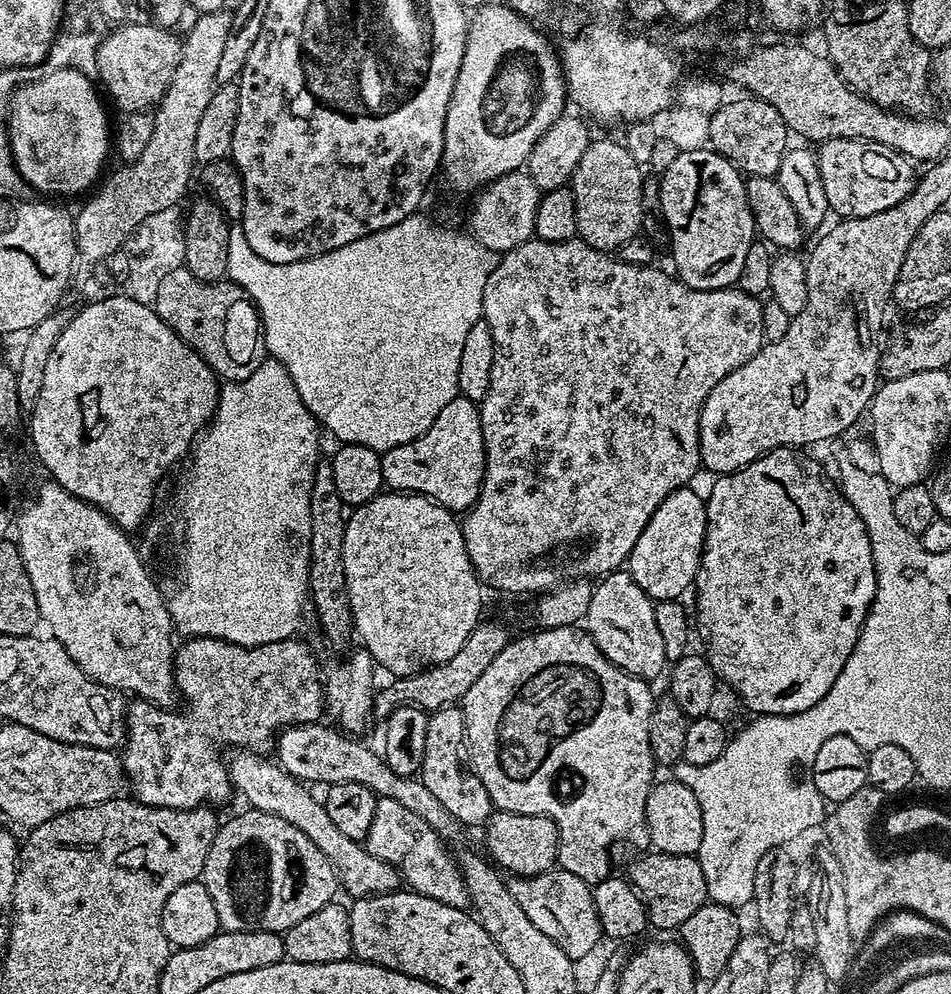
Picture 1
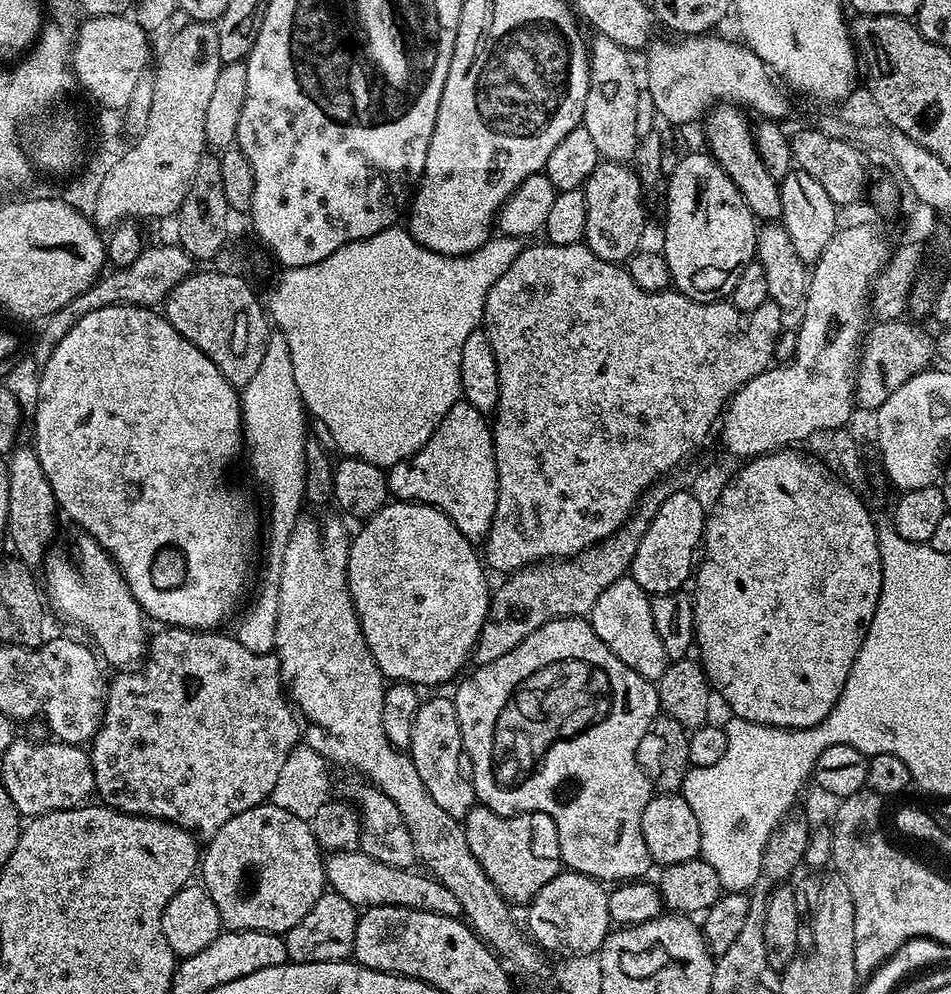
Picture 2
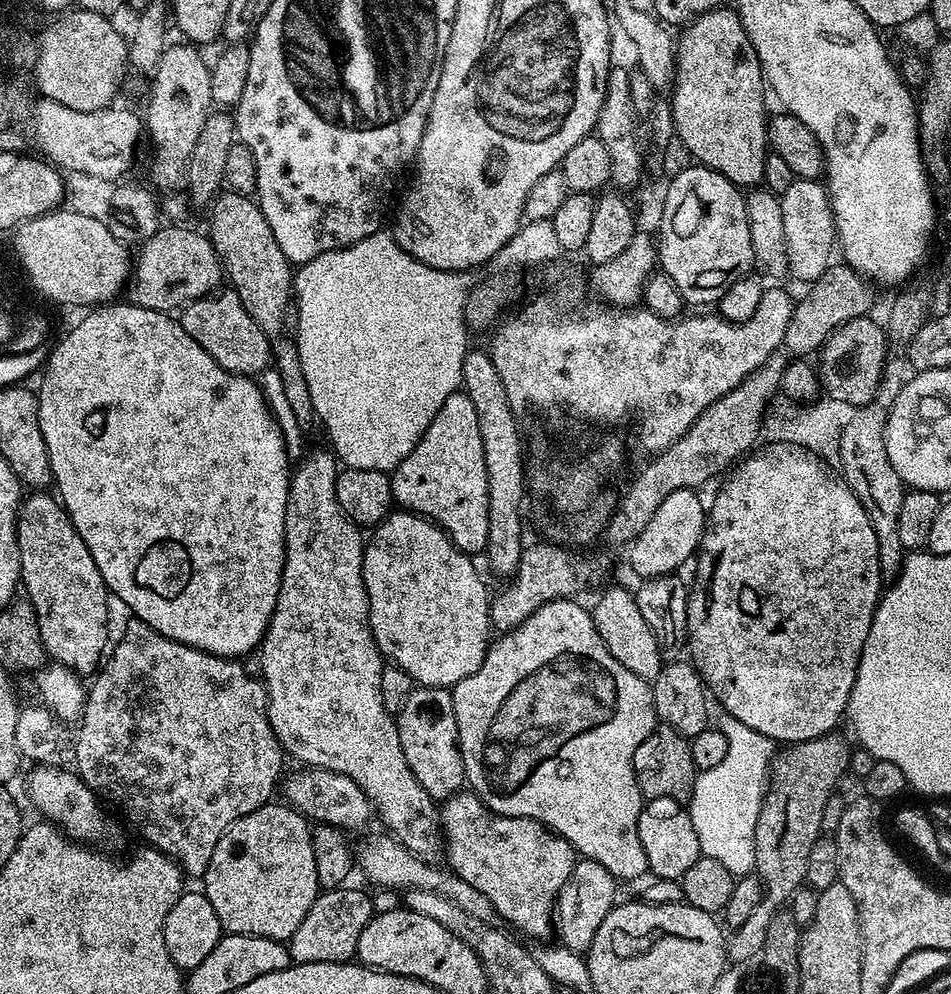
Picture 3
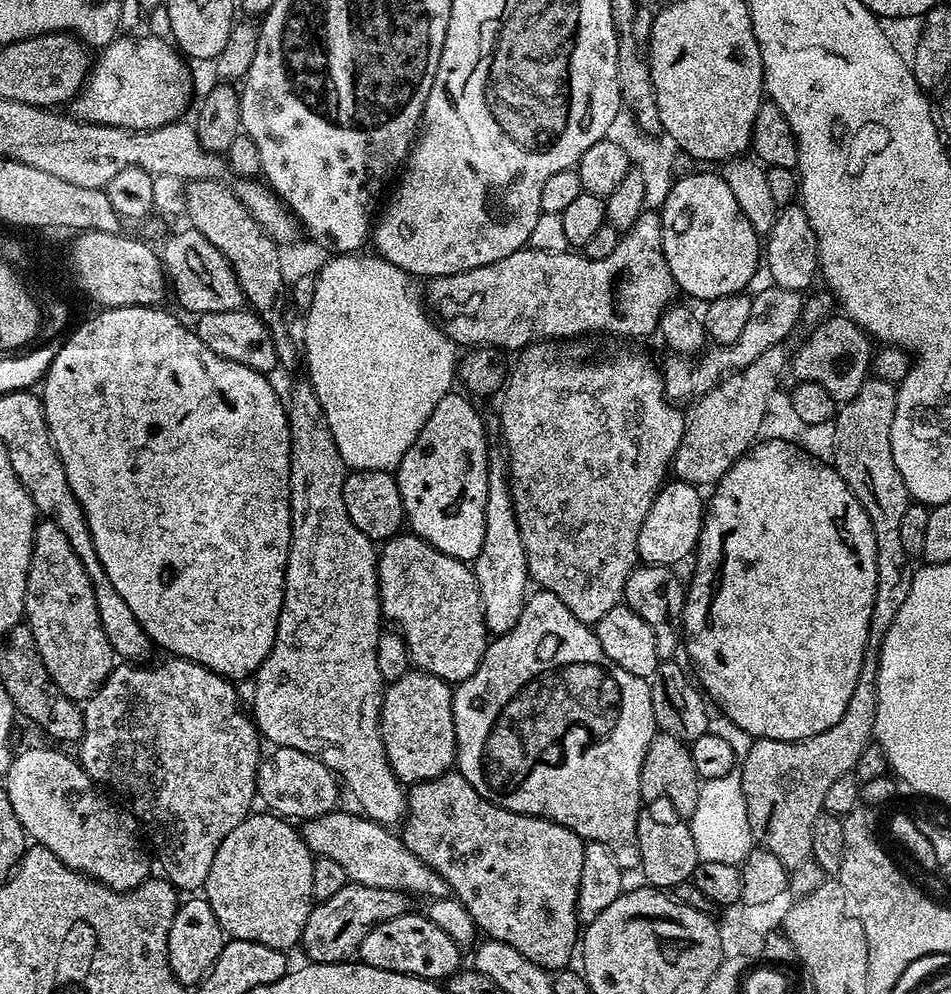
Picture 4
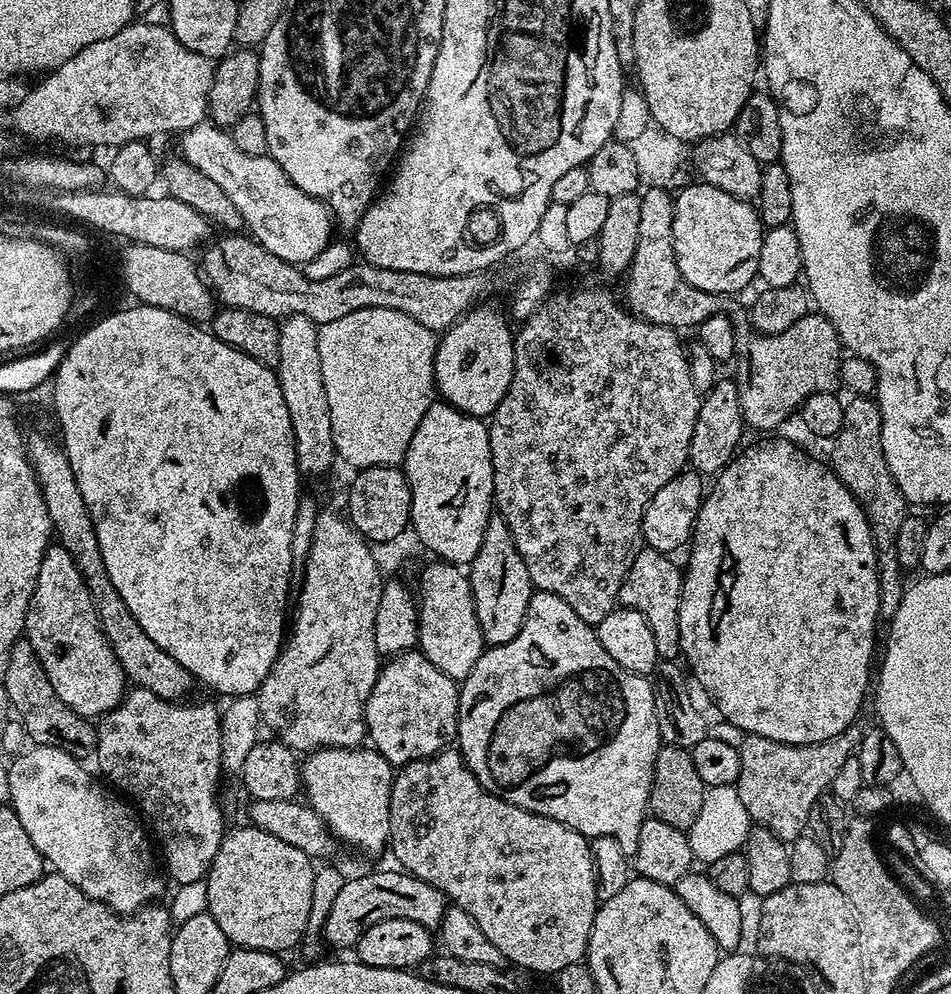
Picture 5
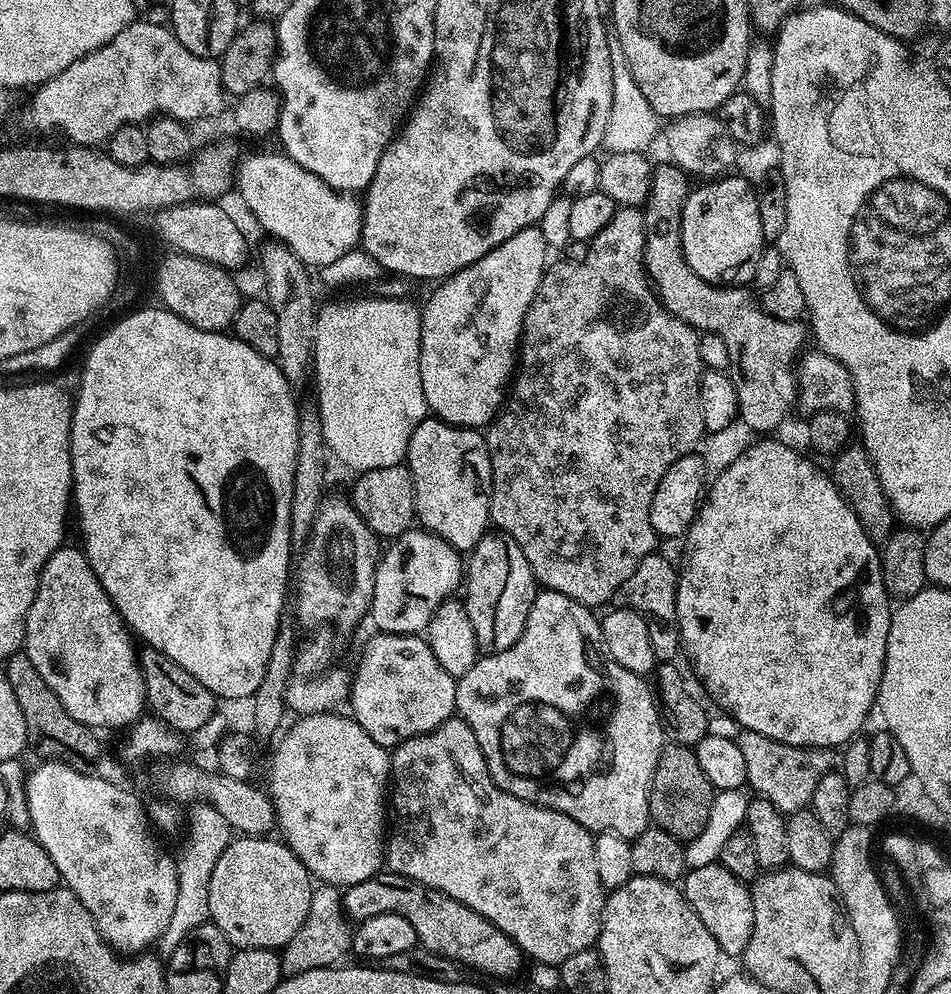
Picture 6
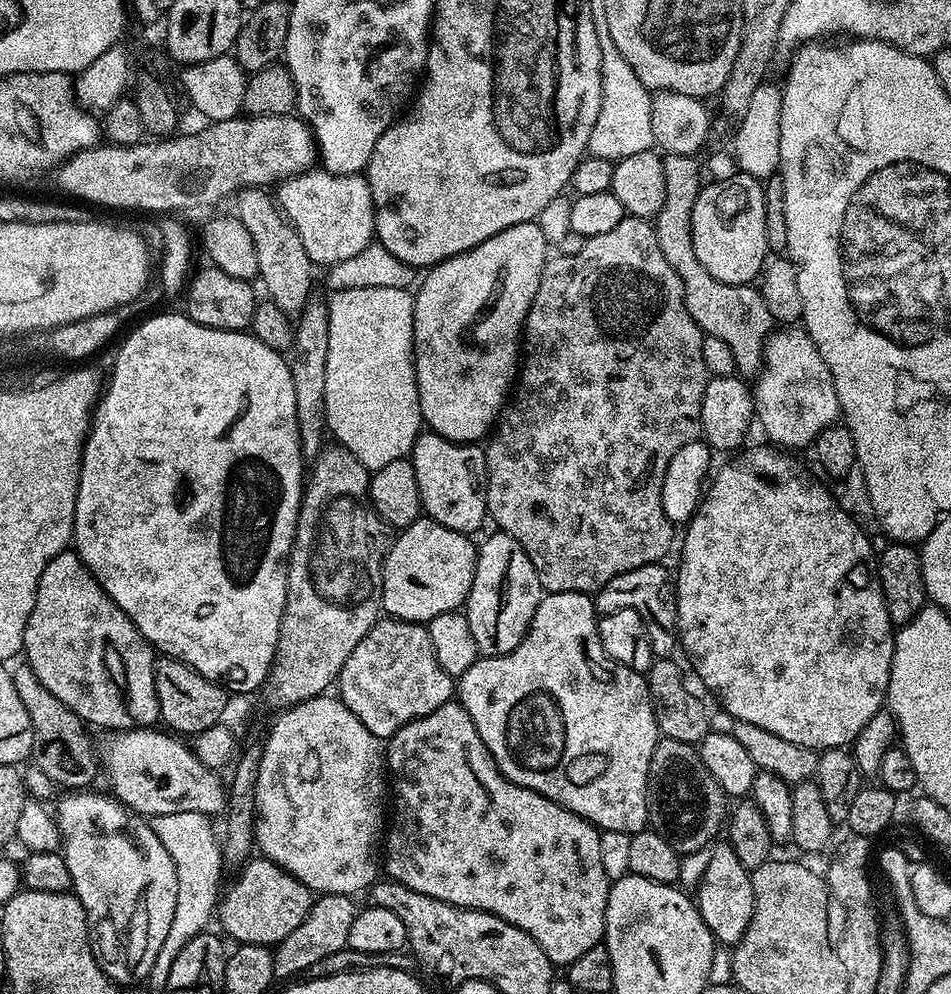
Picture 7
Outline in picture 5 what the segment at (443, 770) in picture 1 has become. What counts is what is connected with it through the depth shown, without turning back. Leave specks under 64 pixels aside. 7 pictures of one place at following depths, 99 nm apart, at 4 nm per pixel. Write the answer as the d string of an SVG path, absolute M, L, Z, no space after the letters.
M419 650L398 652L383 661L376 675L374 690L364 707L364 727L371 747L394 766L403 766L449 747L456 736L459 714L457 681L442 674Z

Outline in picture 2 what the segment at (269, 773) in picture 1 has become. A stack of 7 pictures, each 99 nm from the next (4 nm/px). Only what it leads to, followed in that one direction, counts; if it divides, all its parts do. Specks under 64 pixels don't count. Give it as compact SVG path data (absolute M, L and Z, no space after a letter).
M362 851L333 852L324 861L326 884L333 892L337 892L346 902L356 905L357 909L367 910L378 906L398 906L426 910L430 914L463 917L464 911L447 886L431 874L416 872L412 868L386 866L386 862L378 862Z

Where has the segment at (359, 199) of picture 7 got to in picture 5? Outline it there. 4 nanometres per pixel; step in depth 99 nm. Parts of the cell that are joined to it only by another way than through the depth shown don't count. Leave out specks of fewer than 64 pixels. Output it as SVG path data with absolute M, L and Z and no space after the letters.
M211 122L186 130L179 140L182 159L202 170L210 182L222 189L222 194L234 202L234 210L238 210L243 227L262 247L270 250L270 254L288 264L303 266L333 242L334 217L331 209L318 198L306 194L306 190L294 186L282 166L278 166L271 156L242 154L242 150L234 146L231 131Z

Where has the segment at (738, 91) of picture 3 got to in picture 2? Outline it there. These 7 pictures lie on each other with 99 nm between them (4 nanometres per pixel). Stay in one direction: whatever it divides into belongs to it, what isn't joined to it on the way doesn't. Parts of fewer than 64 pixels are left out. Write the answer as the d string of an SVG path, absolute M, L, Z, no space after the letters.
M718 103L707 113L702 129L706 137L706 148L712 159L718 161L722 170L738 186L746 206L750 206L753 216L760 222L779 221L782 214L782 198L777 180L770 178L770 170L762 162L756 149L753 125L748 125L744 113L735 103Z

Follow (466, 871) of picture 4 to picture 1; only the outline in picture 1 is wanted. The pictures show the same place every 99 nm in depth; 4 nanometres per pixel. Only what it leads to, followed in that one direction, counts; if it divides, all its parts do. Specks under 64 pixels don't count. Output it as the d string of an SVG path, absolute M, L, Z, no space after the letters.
M496 810L493 811L488 823L483 825L482 832L491 863L505 873L514 876L537 876L557 867L560 831L548 816L527 816L517 812Z

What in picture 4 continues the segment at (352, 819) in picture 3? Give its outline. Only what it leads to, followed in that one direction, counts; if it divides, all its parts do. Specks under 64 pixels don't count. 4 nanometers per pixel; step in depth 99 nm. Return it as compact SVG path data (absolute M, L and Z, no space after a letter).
M273 747L271 751L269 756L267 753L261 759L256 774L256 794L267 811L296 822L313 820L327 812L337 811L336 799L342 788L335 772L302 750Z

